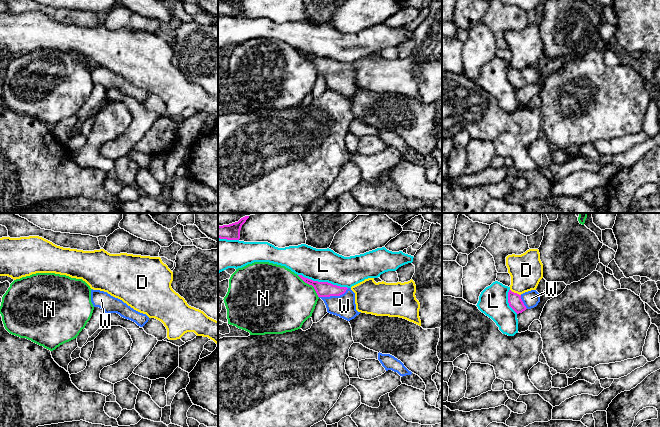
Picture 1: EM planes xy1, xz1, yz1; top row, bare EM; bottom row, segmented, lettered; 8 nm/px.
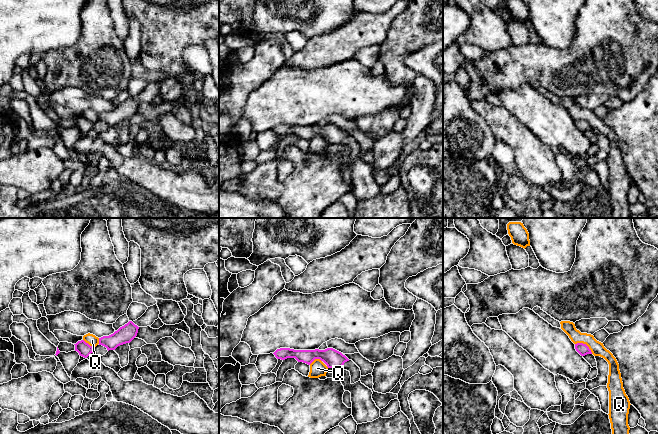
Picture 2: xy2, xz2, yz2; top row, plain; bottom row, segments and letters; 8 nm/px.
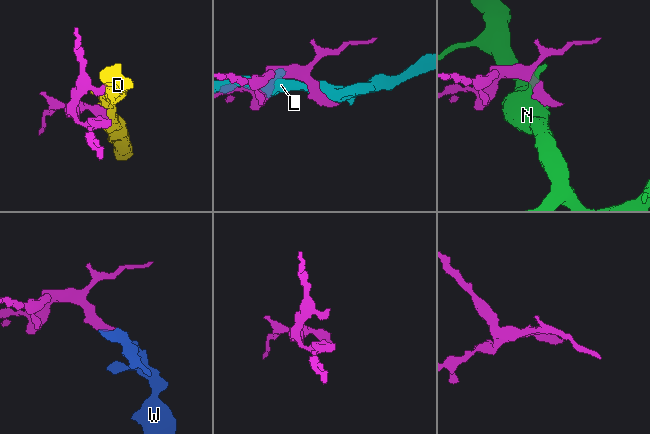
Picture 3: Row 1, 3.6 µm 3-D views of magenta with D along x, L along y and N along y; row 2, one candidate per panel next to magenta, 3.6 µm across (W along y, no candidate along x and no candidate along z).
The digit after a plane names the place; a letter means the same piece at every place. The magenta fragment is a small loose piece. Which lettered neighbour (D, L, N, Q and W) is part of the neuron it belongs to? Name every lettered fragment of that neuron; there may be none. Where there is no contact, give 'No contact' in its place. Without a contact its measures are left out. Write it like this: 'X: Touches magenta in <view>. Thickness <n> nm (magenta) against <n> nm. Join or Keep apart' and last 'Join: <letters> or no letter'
D: Touches magenta in yz1. Thickness 110 nm (magenta) against 280 nm. Keep apart
L: Touches magenta in xz1. Thickness 130 nm (magenta) against 280 nm. Keep apart
N: Touches magenta in xz1. Thickness 130 nm (magenta) against 460 nm. Keep apart
Q: Touches magenta in yz2. Thickness 90 nm (magenta) against 120 nm. Keep apart
W: Touches magenta in xz1. Thickness 130 nm (magenta) against 180 nm. Join
Join: W

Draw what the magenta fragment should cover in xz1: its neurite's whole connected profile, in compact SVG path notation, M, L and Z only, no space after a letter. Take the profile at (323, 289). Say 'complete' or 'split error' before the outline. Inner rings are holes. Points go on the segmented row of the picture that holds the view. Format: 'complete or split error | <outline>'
split error | M298 275L305 283L312 285L327 308L327 312L347 321L354 319L361 312L356 310L355 293L351 288L340 287L328 282L318 282Z

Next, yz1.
split error | M536 290L525 292L521 295L512 292L508 292L509 306L517 313L522 313L526 309L534 308L540 302L540 294Z

